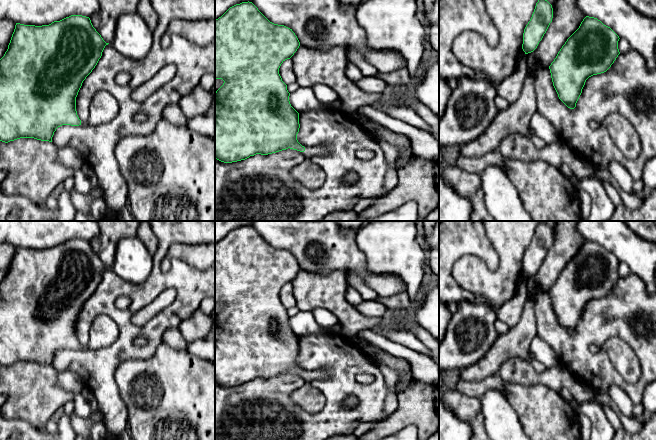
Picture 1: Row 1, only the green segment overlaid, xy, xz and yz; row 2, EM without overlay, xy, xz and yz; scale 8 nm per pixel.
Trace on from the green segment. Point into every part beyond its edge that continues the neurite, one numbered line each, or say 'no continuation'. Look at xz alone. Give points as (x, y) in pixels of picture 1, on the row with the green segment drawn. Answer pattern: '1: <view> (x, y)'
1: xz (318, 150)

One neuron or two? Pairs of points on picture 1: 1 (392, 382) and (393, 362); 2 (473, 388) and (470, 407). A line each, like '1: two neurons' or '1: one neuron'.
1: two neurons
2: two neurons

